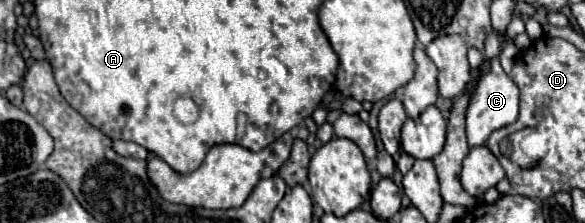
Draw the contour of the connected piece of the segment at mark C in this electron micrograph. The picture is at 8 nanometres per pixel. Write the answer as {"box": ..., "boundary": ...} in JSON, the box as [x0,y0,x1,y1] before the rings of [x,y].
{"box":[466,57,520,147],"boundary":[[[498,57],[493,59],[490,63],[490,71],[486,75],[482,75],[482,79],[480,79],[480,83],[472,95],[470,107],[466,111],[466,135],[468,135],[470,147],[484,145],[492,131],[514,123],[518,117],[518,95],[520,95],[520,91],[518,91],[516,83],[504,73],[504,69],[500,67],[498,61]]]}

